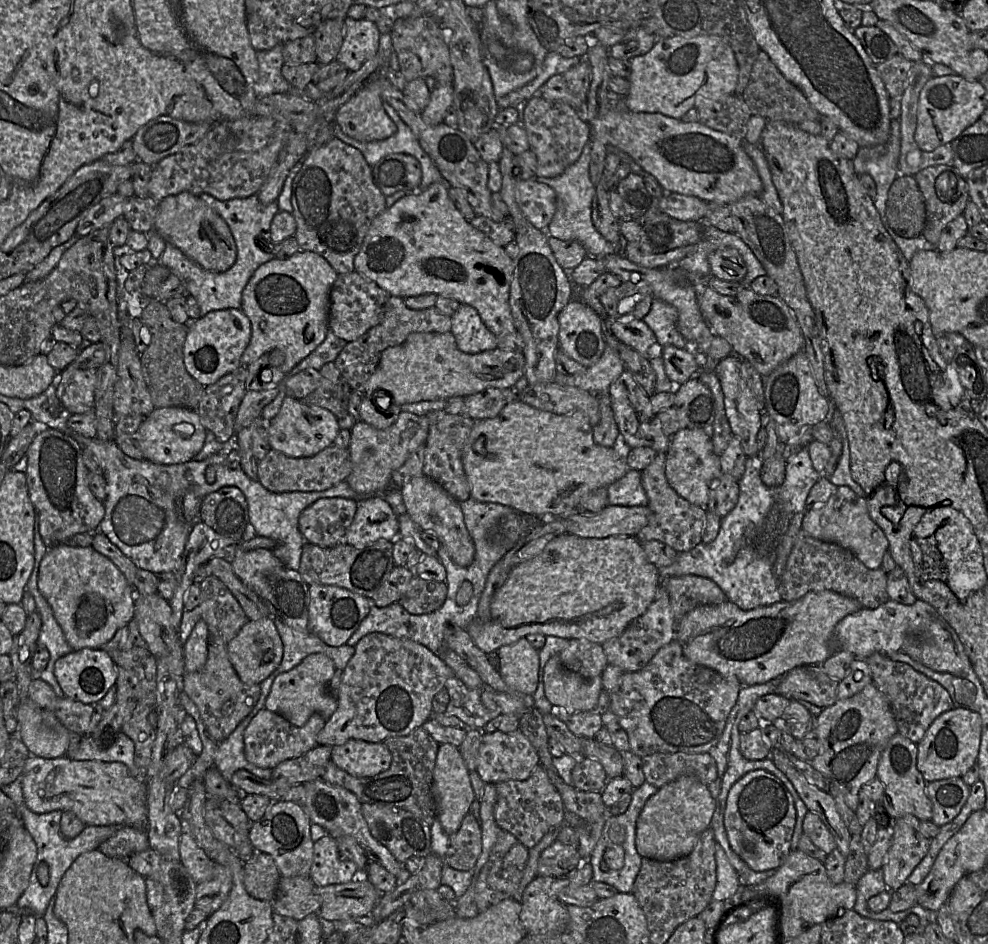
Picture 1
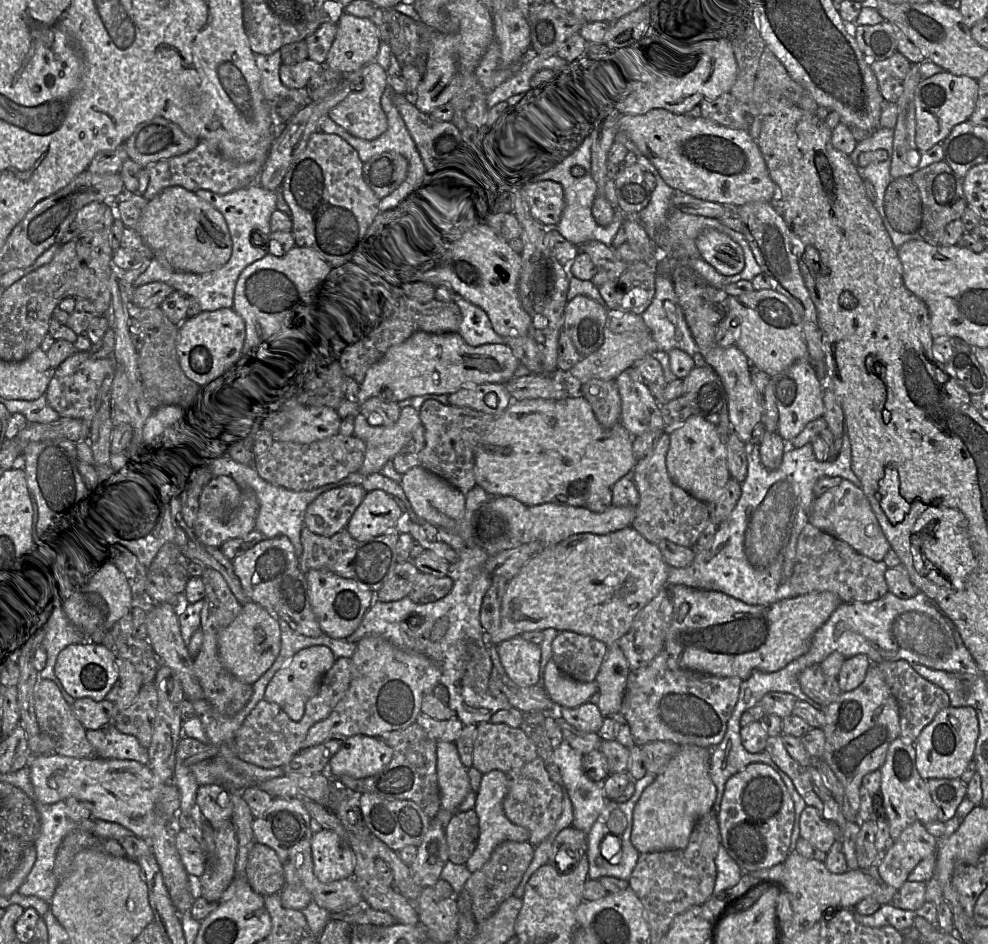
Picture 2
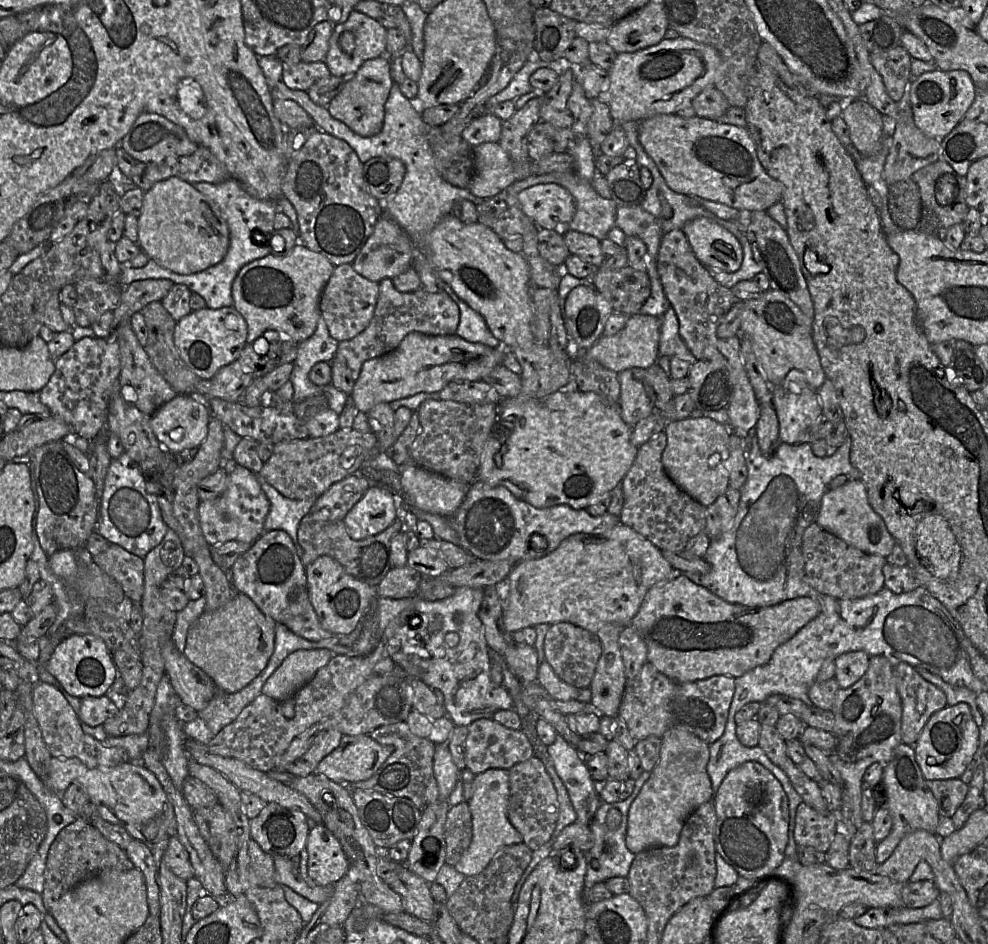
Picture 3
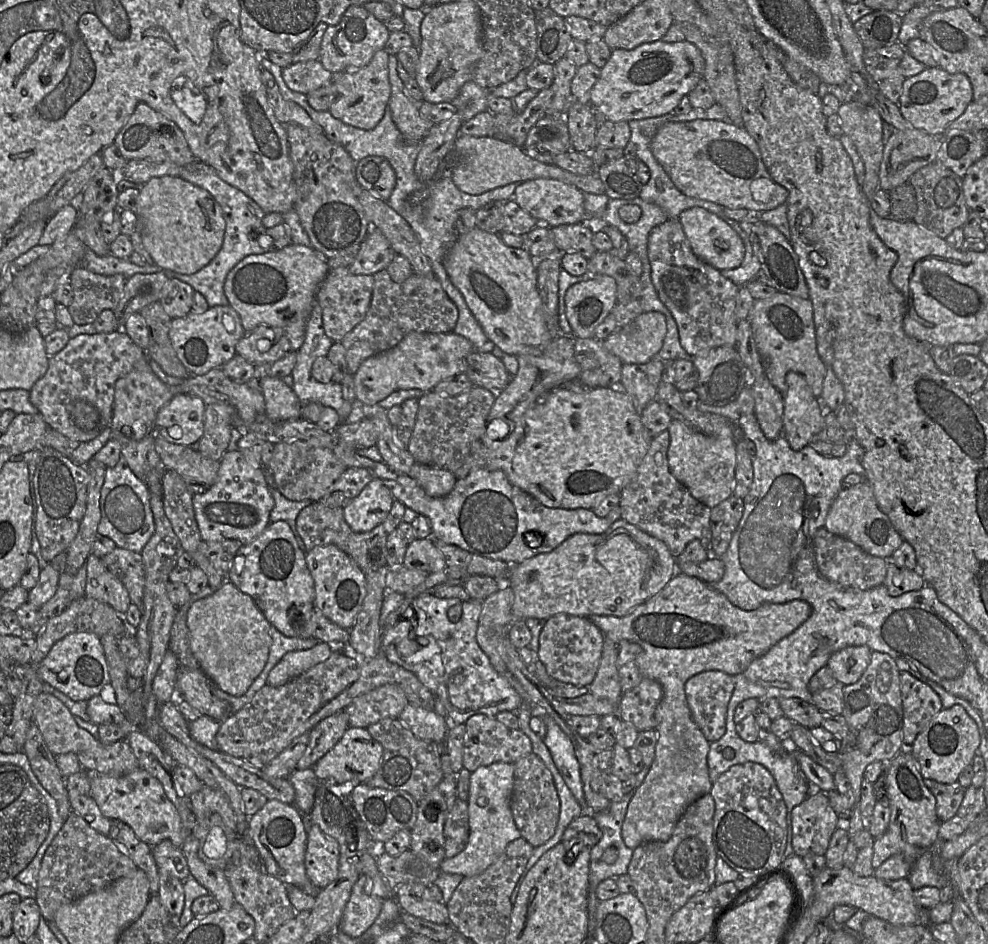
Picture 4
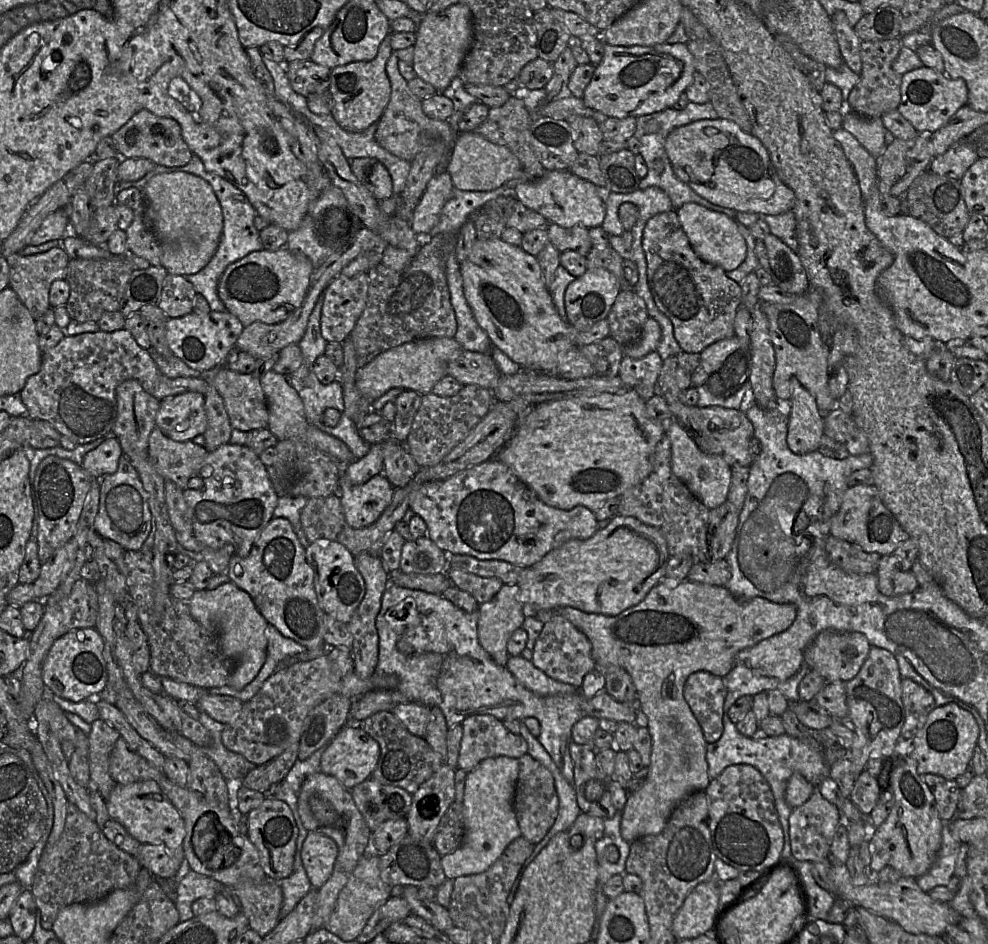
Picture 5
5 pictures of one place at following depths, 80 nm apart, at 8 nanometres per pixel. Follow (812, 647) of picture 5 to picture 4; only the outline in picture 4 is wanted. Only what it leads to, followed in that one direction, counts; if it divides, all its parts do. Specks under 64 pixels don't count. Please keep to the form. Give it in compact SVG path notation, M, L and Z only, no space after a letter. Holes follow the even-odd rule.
M849 646L832 654L827 667L837 682L844 686L854 684L869 665L871 653L867 646Z

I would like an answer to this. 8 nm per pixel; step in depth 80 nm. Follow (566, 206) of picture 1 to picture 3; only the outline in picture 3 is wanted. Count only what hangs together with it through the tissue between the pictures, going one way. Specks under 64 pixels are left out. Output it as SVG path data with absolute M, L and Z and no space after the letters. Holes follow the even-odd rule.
M587 138L575 140L572 149L566 151L572 157L572 164L566 171L552 171L542 175L531 175L525 179L516 181L506 187L501 193L506 192L508 196L517 196L517 194L530 186L542 183L556 183L566 188L573 196L576 203L576 211L573 219L568 225L556 227L559 234L566 230L574 230L584 234L594 236L598 240L607 238L608 232L616 226L617 205L612 198L601 197L593 188L592 180L595 172L594 153Z

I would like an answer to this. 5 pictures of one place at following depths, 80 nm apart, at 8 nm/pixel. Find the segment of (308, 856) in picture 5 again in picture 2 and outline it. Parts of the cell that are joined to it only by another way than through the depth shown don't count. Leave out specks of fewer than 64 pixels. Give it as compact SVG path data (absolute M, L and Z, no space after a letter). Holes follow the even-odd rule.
M322 829L311 837L313 873L324 884L351 879L355 868L355 855L339 836Z

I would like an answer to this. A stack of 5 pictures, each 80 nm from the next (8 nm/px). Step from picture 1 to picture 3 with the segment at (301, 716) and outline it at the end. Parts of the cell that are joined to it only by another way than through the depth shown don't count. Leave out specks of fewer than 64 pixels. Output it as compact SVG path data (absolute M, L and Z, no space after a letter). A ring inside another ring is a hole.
M326 648L296 650L292 652L266 680L262 693L281 702L283 715L288 719L292 719L295 715L295 710L291 697L308 683L315 673L330 661L332 656L331 651Z

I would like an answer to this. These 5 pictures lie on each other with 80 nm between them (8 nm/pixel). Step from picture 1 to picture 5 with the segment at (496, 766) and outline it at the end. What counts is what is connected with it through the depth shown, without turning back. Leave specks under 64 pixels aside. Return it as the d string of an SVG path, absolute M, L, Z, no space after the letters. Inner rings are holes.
M472 715L461 725L463 736L457 769L468 773L486 758L506 756L519 759L527 754L526 740L520 734L511 733L492 715Z

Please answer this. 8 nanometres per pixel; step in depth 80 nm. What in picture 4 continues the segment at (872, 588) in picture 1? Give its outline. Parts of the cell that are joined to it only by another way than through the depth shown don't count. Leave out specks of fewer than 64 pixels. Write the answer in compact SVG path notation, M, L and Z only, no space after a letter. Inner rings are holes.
M824 527L817 530L813 537L815 559L821 576L843 588L870 590L883 585L887 573L887 560L873 556L853 542L830 533Z

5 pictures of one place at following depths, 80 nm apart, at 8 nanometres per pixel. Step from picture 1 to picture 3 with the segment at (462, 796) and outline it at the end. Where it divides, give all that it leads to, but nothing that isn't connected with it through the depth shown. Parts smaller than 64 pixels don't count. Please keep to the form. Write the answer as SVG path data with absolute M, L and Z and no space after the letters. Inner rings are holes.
M446 744L436 745L433 772L439 789L438 800L448 800L460 779L461 771L453 762L452 755Z

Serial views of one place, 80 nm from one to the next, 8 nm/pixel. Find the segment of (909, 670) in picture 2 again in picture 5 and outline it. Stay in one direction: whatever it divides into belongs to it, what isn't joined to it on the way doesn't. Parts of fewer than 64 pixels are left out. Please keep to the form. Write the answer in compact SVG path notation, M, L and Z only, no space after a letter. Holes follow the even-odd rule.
M902 678L902 701L905 722L901 730L901 741L911 742L925 724L930 712L937 707L933 695L915 681Z

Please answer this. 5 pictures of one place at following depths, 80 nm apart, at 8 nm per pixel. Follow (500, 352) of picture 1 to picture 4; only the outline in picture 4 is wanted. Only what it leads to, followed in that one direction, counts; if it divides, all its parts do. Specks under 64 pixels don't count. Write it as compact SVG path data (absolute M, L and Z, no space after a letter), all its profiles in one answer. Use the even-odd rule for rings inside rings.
M408 333L395 347L366 359L354 375L356 399L368 409L378 407L380 401L397 390L419 389L429 392L442 380L455 375L464 374L466 358L474 352L473 345L465 337L451 333Z

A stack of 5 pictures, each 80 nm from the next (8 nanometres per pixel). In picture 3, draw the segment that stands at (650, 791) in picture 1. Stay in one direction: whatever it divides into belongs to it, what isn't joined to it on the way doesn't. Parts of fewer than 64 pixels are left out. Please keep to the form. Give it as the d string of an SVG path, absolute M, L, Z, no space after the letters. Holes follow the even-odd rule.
M643 771L636 780L632 794L624 801L601 803L595 812L589 828L594 838L593 847L585 853L586 875L584 885L590 890L598 882L605 882L613 877L627 877L635 854L625 844L629 808L640 793L643 785L650 777L650 772Z

